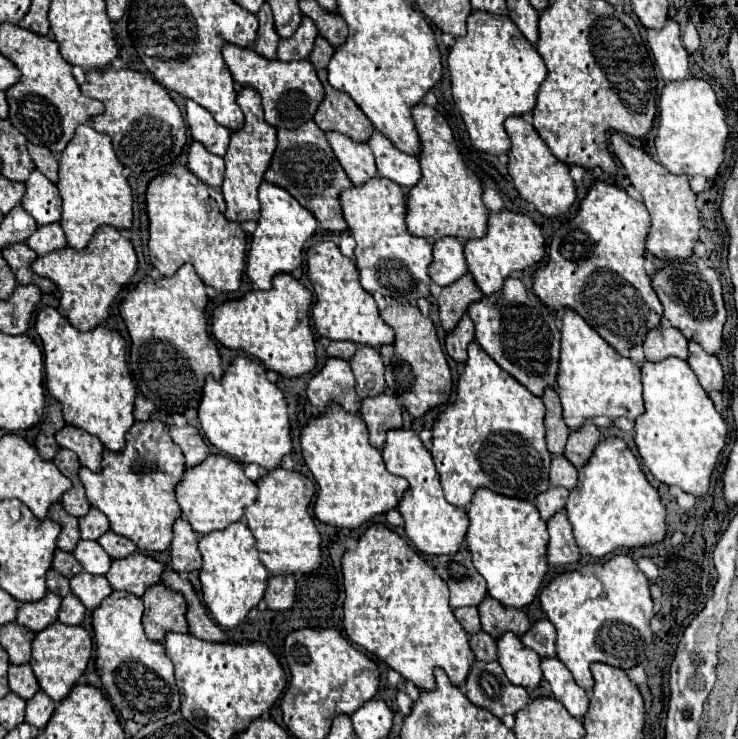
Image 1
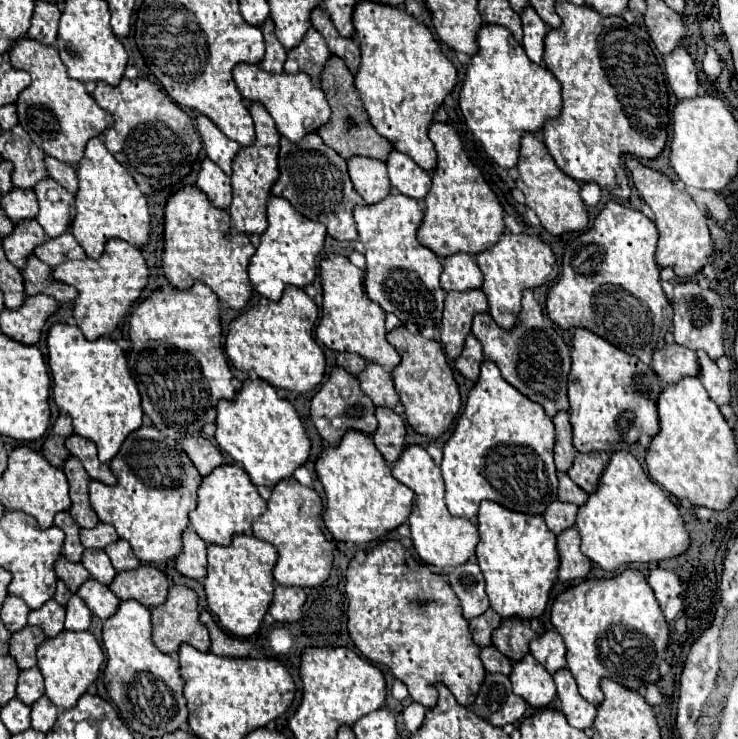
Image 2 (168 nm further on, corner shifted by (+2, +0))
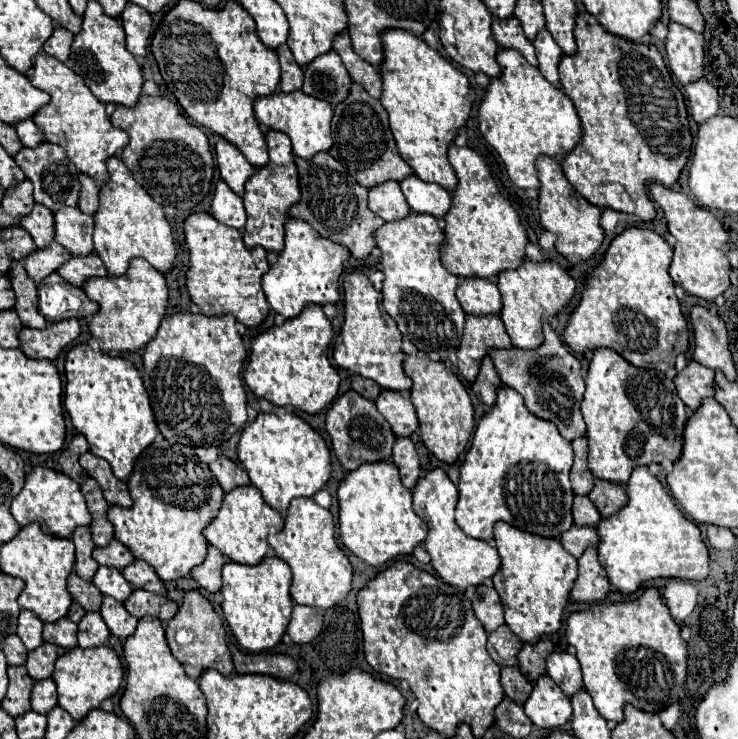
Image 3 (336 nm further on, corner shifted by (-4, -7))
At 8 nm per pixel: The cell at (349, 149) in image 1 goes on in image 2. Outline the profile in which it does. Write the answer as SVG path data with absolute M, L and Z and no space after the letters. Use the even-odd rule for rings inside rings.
M350 157L348 173L354 189L364 197L366 203L376 203L390 193L390 181L386 173L386 163L370 157Z

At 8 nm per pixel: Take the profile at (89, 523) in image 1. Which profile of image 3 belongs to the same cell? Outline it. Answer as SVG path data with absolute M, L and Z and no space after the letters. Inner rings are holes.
M112 540L106 548L96 548L94 550L94 560L100 564L100 566L112 566L112 568L126 568L134 562L134 556L130 554L130 550L118 542L118 540Z

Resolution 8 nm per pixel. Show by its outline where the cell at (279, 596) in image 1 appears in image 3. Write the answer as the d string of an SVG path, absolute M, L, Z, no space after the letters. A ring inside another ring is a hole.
M296 604L288 626L288 636L296 644L308 644L322 632L322 626L324 626L324 614L318 608L306 608Z

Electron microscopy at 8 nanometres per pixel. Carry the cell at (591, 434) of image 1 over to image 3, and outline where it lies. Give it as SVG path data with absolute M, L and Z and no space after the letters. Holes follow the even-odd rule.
M596 480L588 498L594 502L602 518L614 516L614 512L626 506L626 488L620 484L606 482L606 480Z

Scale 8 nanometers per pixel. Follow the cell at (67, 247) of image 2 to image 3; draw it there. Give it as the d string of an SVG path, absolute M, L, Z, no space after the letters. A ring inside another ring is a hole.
M90 254L86 258L78 258L74 256L70 262L66 262L64 266L60 266L58 274L70 282L72 286L78 286L82 288L86 280L90 278L96 278L96 276L108 276L108 270L106 266L102 264L102 260L96 256L96 254Z

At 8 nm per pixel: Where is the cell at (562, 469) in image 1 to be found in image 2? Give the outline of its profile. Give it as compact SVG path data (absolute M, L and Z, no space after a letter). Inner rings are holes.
M558 473L558 499L574 505L582 505L588 499L588 493L580 489L566 473Z

